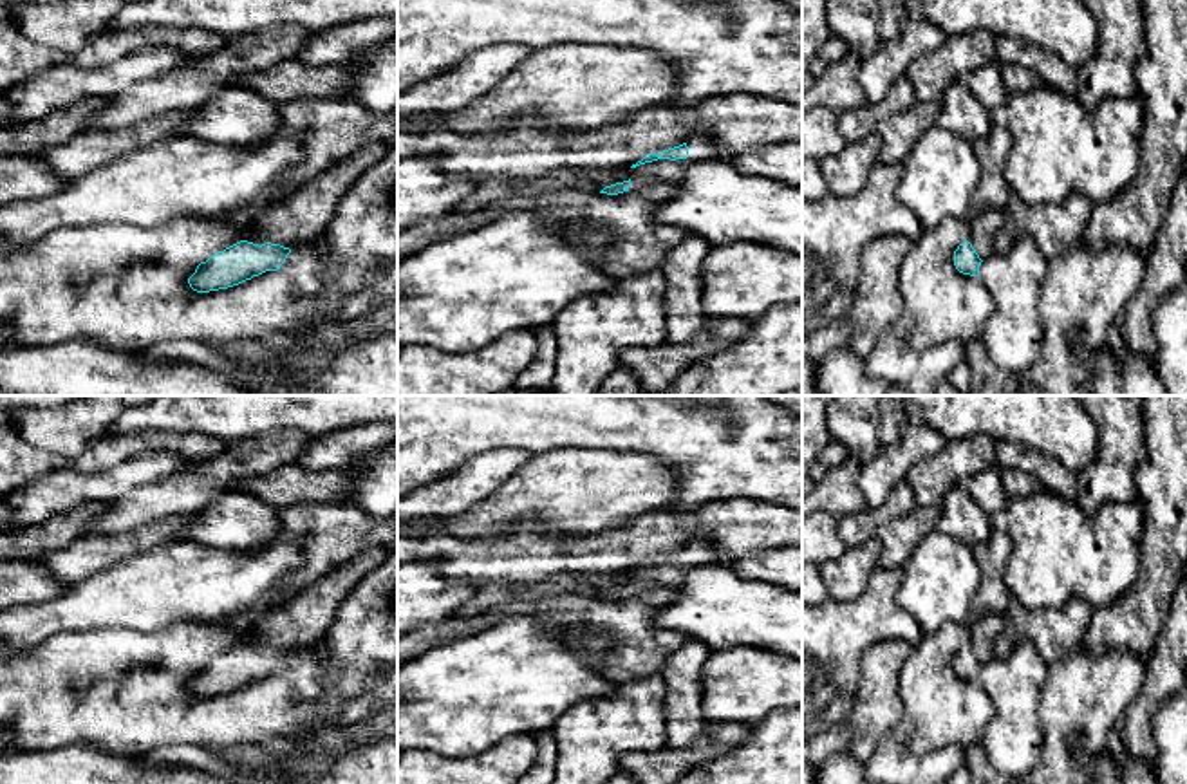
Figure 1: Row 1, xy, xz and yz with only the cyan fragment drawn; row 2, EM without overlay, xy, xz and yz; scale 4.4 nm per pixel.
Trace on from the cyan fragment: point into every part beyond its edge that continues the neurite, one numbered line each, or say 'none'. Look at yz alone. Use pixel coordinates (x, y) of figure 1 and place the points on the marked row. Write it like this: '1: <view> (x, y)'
1: yz (983, 226)

